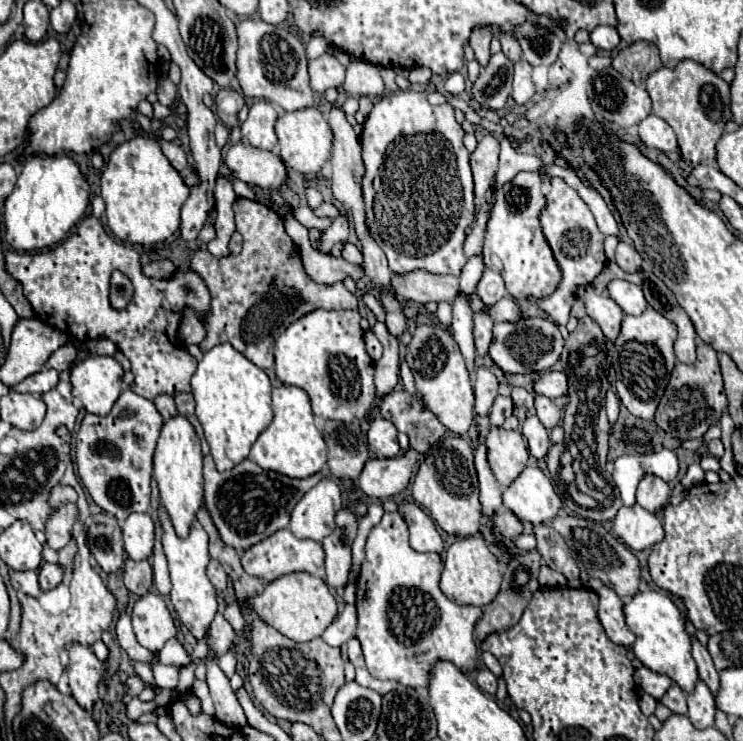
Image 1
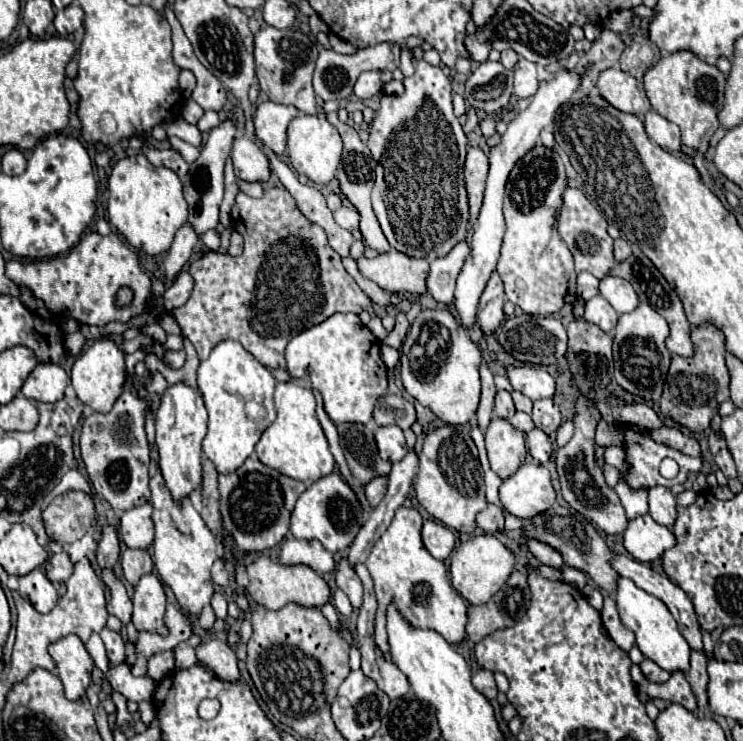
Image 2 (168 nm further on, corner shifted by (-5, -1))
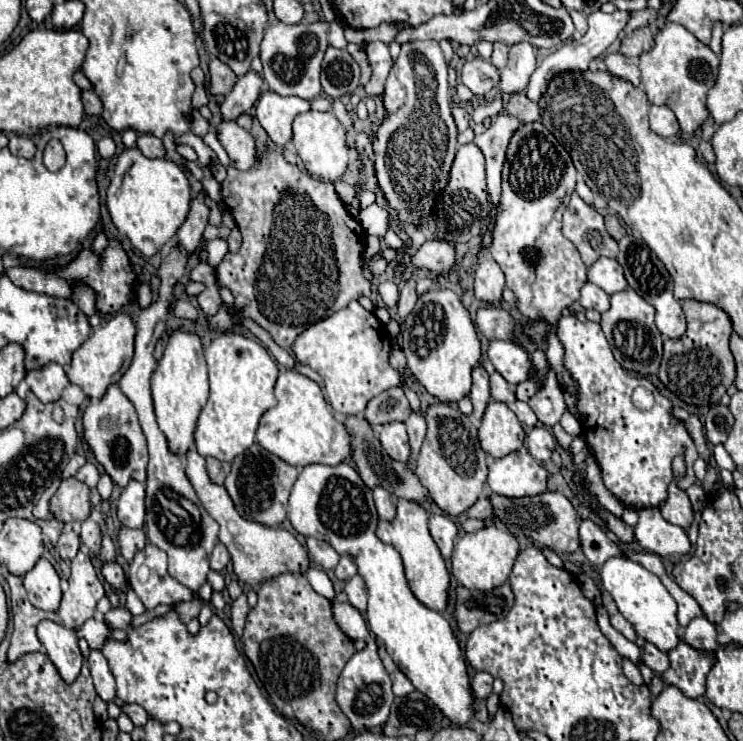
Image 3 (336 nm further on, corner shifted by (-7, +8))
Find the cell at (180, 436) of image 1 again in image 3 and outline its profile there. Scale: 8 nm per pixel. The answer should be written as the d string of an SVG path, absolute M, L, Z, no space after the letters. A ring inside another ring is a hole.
M182 328L170 332L164 344L164 354L158 360L158 366L152 374L152 398L154 398L158 426L166 434L172 452L178 454L188 452L194 446L192 434L196 428L200 408L208 400L208 372L206 372L204 350L198 334L186 332Z

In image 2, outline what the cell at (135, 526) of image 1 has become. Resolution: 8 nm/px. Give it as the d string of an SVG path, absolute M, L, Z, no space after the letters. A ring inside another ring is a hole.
M140 505L124 511L120 519L120 539L130 549L148 549L154 541L154 521L152 505Z

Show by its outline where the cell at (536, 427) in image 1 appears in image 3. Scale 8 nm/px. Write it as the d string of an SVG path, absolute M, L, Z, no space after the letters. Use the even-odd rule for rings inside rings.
M534 426L526 434L526 448L538 462L546 462L556 448L556 438L552 436L552 432L548 428Z

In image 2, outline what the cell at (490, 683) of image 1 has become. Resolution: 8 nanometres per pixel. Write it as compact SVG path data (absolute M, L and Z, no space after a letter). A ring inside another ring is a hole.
M480 669L472 675L472 683L474 687L486 697L486 699L496 699L498 695L498 689L496 689L496 681L494 681L494 675L486 669Z

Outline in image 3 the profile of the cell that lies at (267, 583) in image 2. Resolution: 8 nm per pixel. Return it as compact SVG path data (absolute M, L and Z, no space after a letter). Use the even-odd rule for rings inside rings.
M190 448L186 452L186 476L190 480L190 484L194 486L202 506L206 508L206 512L220 524L220 542L228 548L230 556L232 556L232 566L236 576L248 584L248 586L256 586L280 572L304 572L310 562L308 562L308 552L306 548L286 530L280 526L264 526L258 522L250 522L246 518L242 518L230 498L230 494L226 492L224 486L214 484L206 472L206 464L204 458Z

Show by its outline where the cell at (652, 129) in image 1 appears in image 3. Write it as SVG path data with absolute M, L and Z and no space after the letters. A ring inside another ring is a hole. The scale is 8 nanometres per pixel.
M650 106L650 128L662 138L672 138L680 132L678 120L668 106Z

